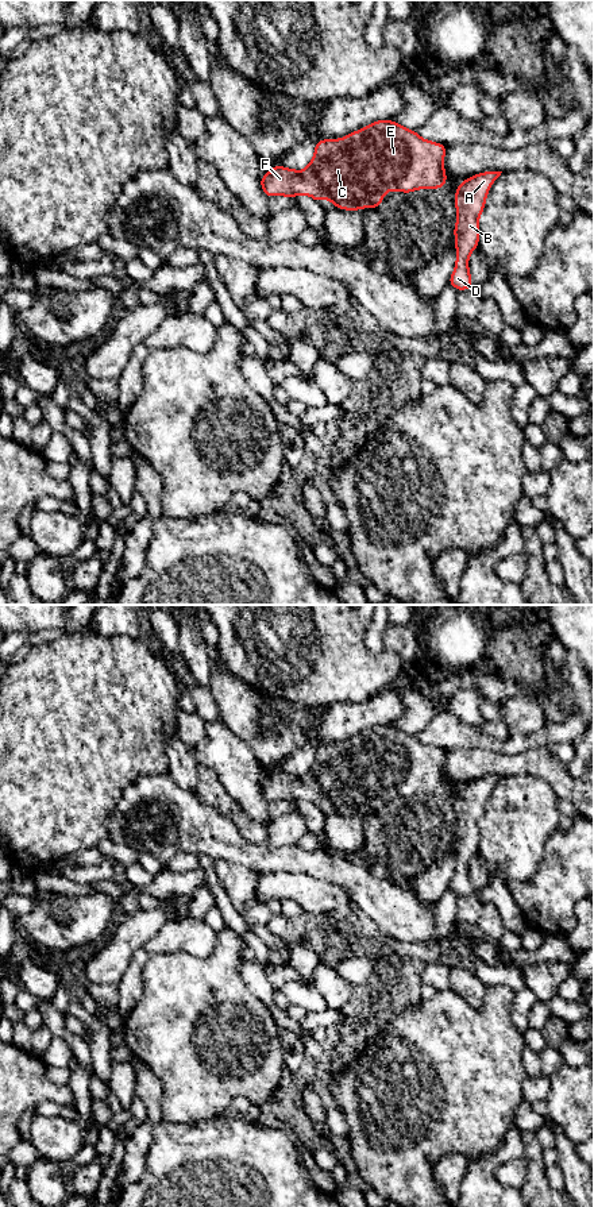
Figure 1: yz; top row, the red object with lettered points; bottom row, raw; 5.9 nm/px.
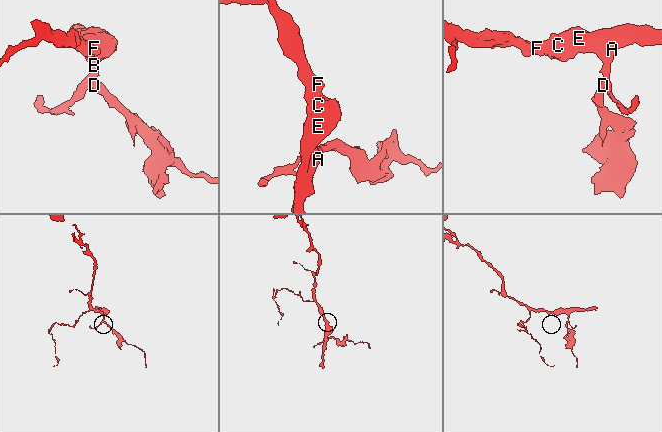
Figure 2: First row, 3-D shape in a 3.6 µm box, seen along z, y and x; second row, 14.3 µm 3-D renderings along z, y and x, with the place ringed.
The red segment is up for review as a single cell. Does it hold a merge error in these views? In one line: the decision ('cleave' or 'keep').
keep

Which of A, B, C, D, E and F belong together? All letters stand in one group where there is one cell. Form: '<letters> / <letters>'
A B C D E F

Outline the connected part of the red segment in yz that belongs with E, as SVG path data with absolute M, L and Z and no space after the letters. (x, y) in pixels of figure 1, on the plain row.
M377 725L342 744L316 745L313 763L302 776L277 770L259 787L266 802L294 803L306 799L317 807L327 803L344 815L359 815L366 811L377 814L390 795L410 798L417 794L443 793L447 788L446 755L446 749L425 745L417 736L394 725Z

